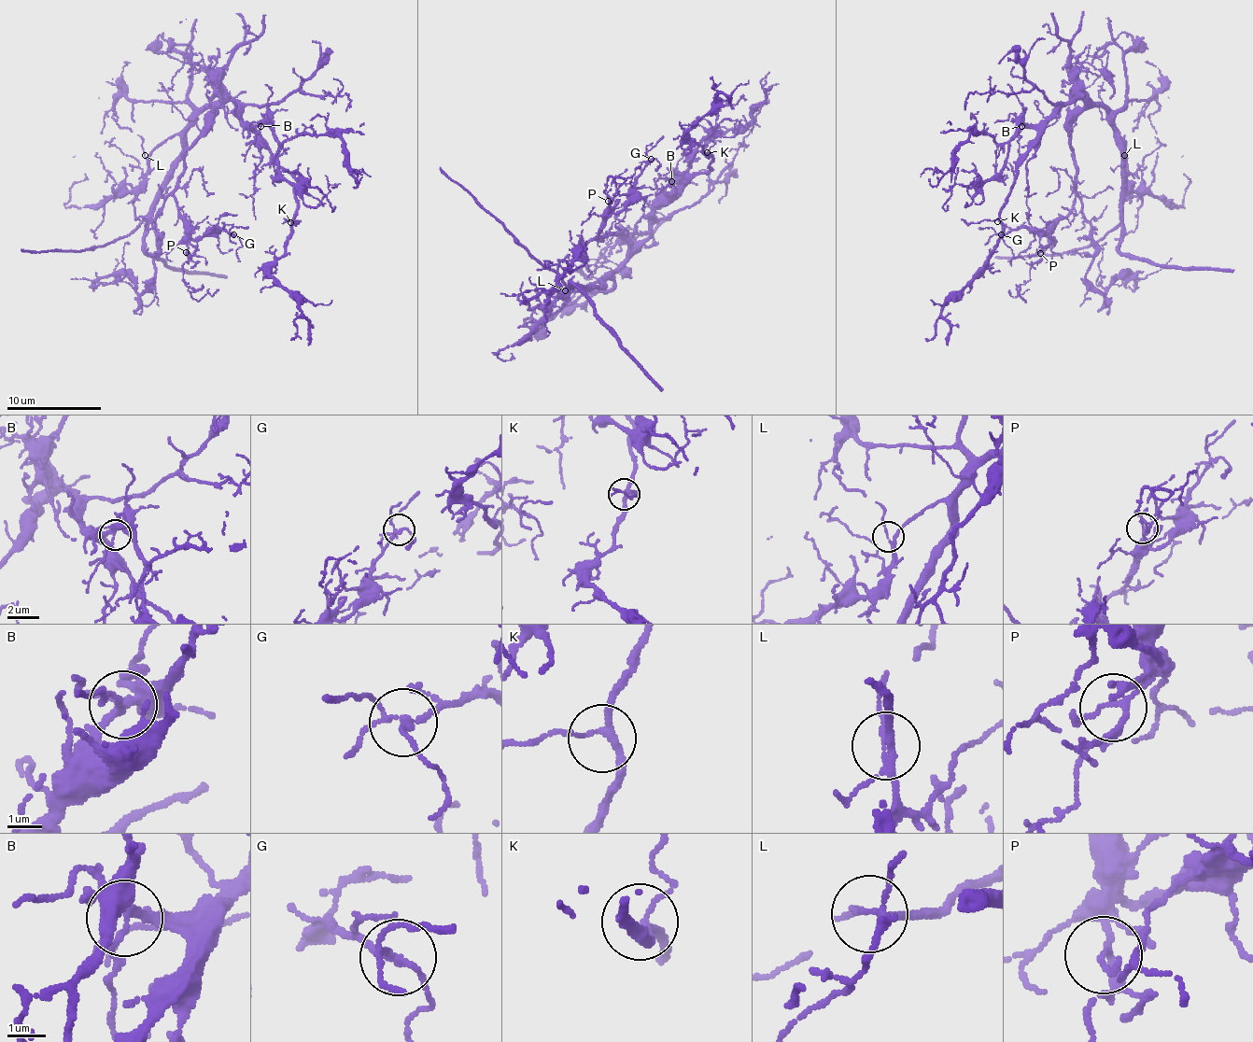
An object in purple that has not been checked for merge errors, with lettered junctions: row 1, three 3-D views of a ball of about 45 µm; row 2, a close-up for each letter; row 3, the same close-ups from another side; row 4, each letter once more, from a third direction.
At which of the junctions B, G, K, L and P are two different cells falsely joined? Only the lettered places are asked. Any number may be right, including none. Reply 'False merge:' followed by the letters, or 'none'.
False merge: none

